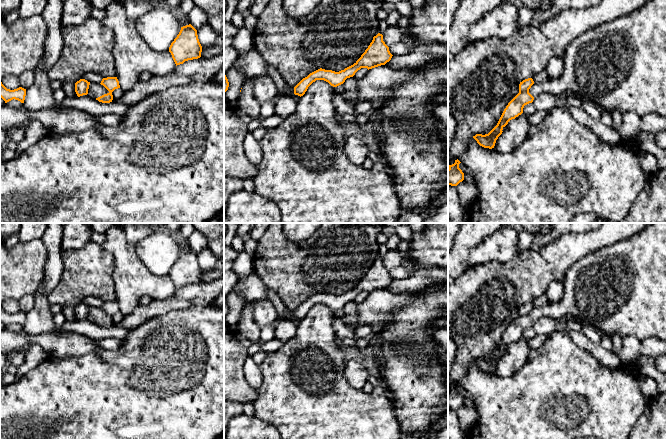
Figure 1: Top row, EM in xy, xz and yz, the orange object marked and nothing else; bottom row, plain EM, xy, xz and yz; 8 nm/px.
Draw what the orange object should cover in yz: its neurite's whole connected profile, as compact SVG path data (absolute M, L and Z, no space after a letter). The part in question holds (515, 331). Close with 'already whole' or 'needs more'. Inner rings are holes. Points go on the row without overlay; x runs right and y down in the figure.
M649 223L641 232L632 237L585 255L569 268L562 282L563 298L560 301L550 302L542 307L535 307L532 302L520 306L519 317L508 327L497 349L488 358L473 360L480 370L494 372L496 364L508 346L521 339L524 330L532 327L542 317L551 317L557 322L573 318L581 325L594 326L600 333L607 336L633 335L640 341L650 336L666 339L666 223Z; needs more

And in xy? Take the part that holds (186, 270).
M191 249L181 251L181 254L169 271L169 276L177 289L185 285L201 281L202 270L199 266L197 254Z; already whole

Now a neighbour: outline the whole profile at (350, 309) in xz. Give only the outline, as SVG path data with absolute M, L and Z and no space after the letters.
M354 301L347 302L344 309L344 317L350 324L355 324L358 317L357 303Z

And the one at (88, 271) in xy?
M89 242L80 249L61 250L64 270L59 285L48 295L51 304L62 306L67 321L78 321L75 307L87 297L116 301L113 271L115 260L102 246Z

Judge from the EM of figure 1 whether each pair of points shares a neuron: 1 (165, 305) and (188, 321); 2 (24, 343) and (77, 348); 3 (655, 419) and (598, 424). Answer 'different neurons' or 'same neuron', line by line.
1: different neurons
2: same neuron
3: different neurons

